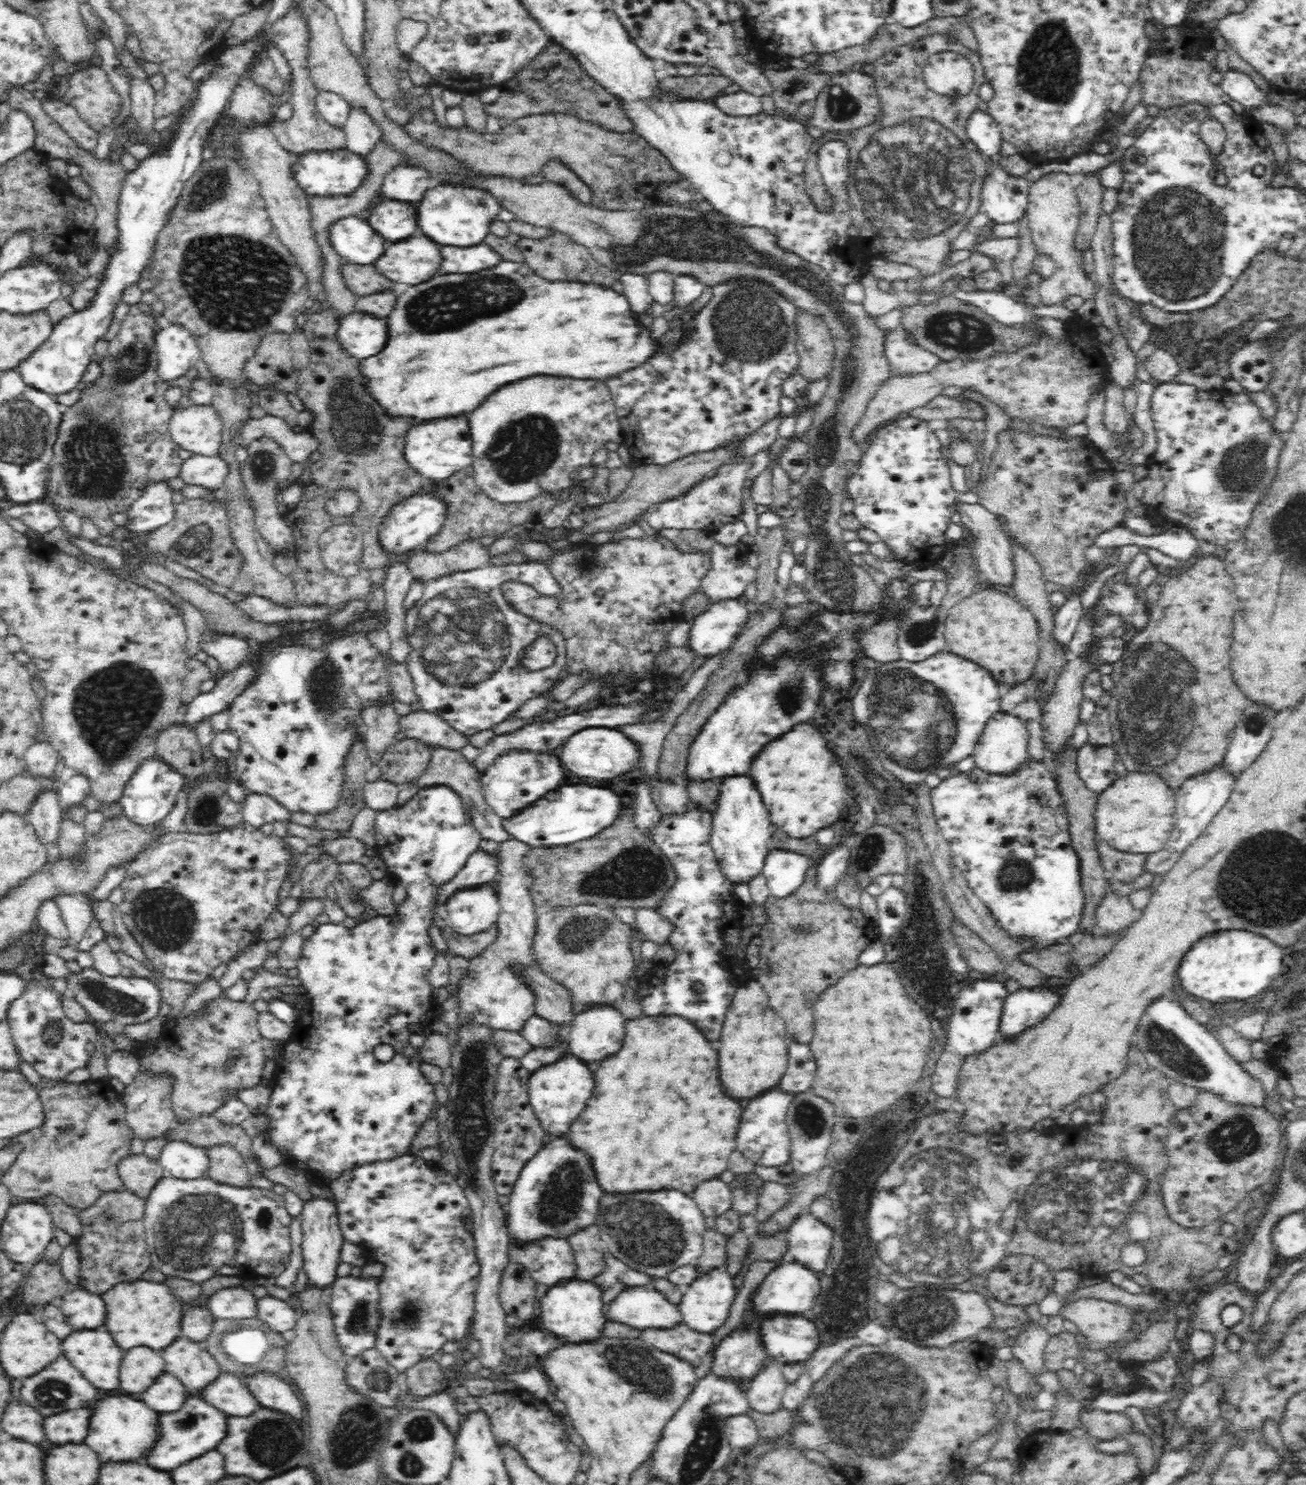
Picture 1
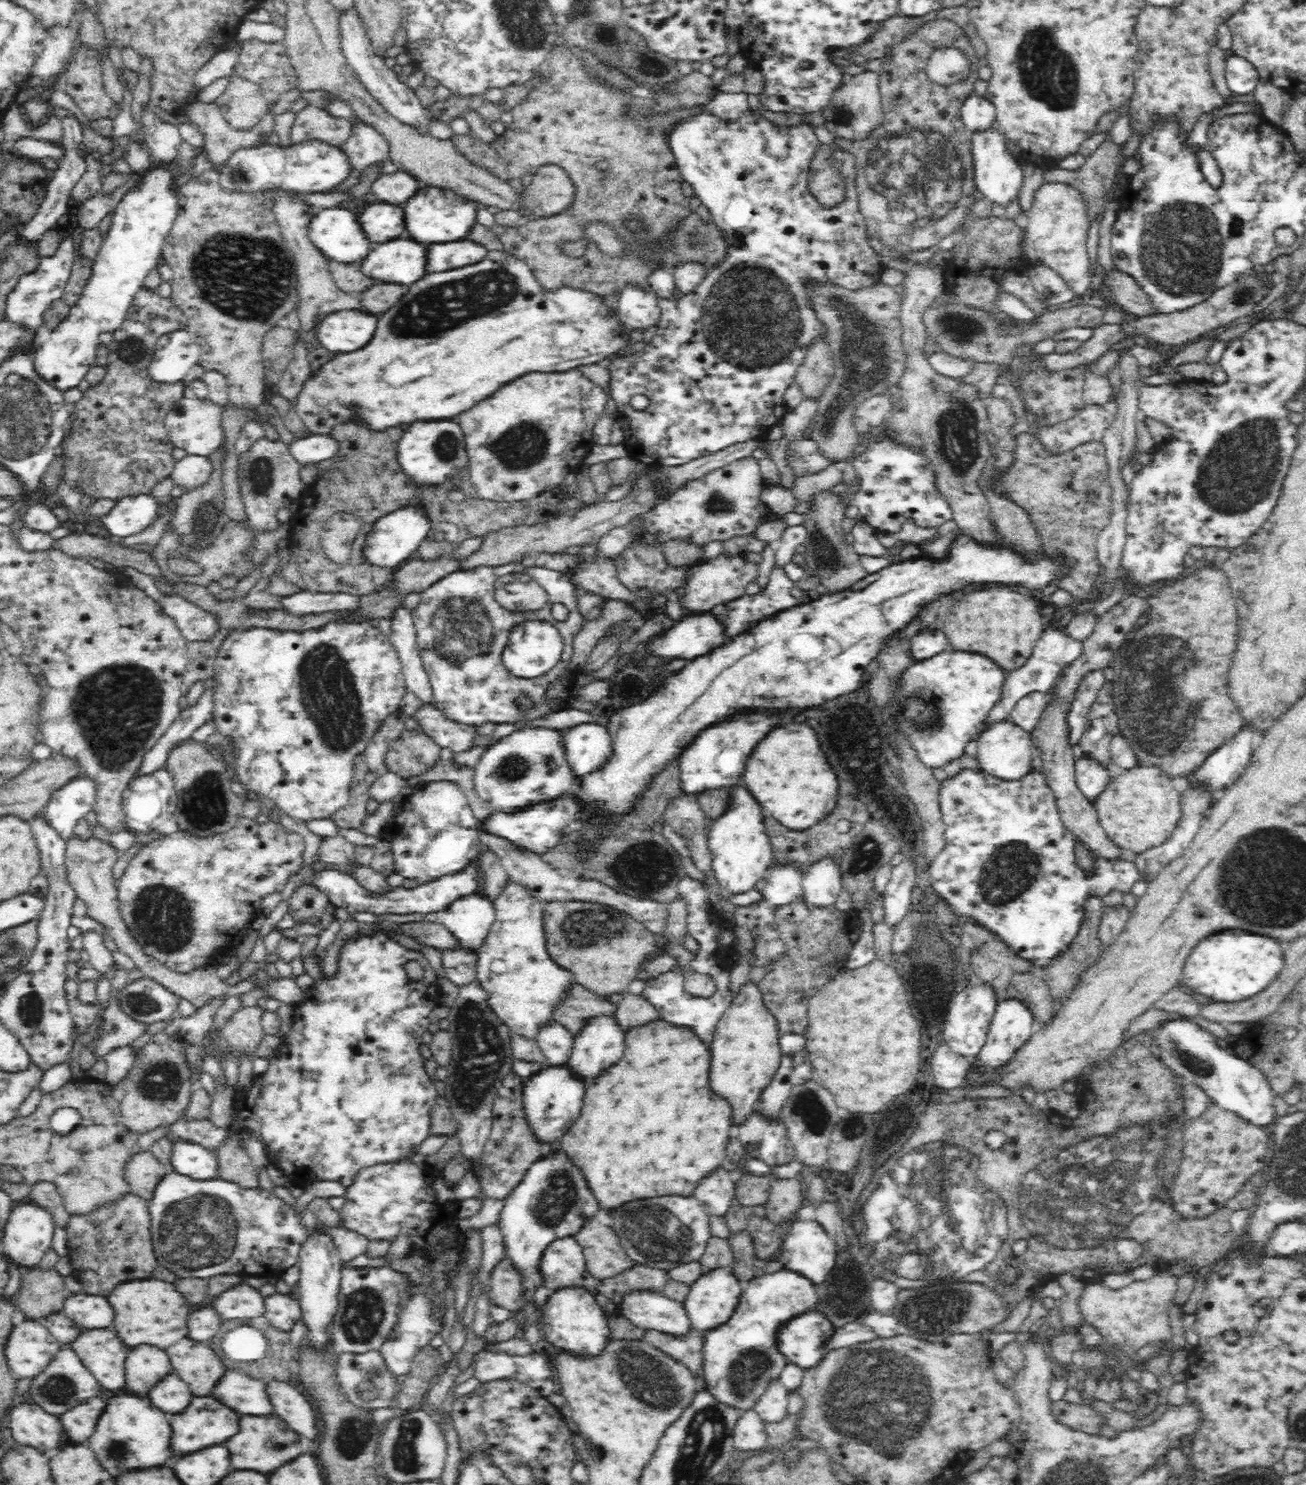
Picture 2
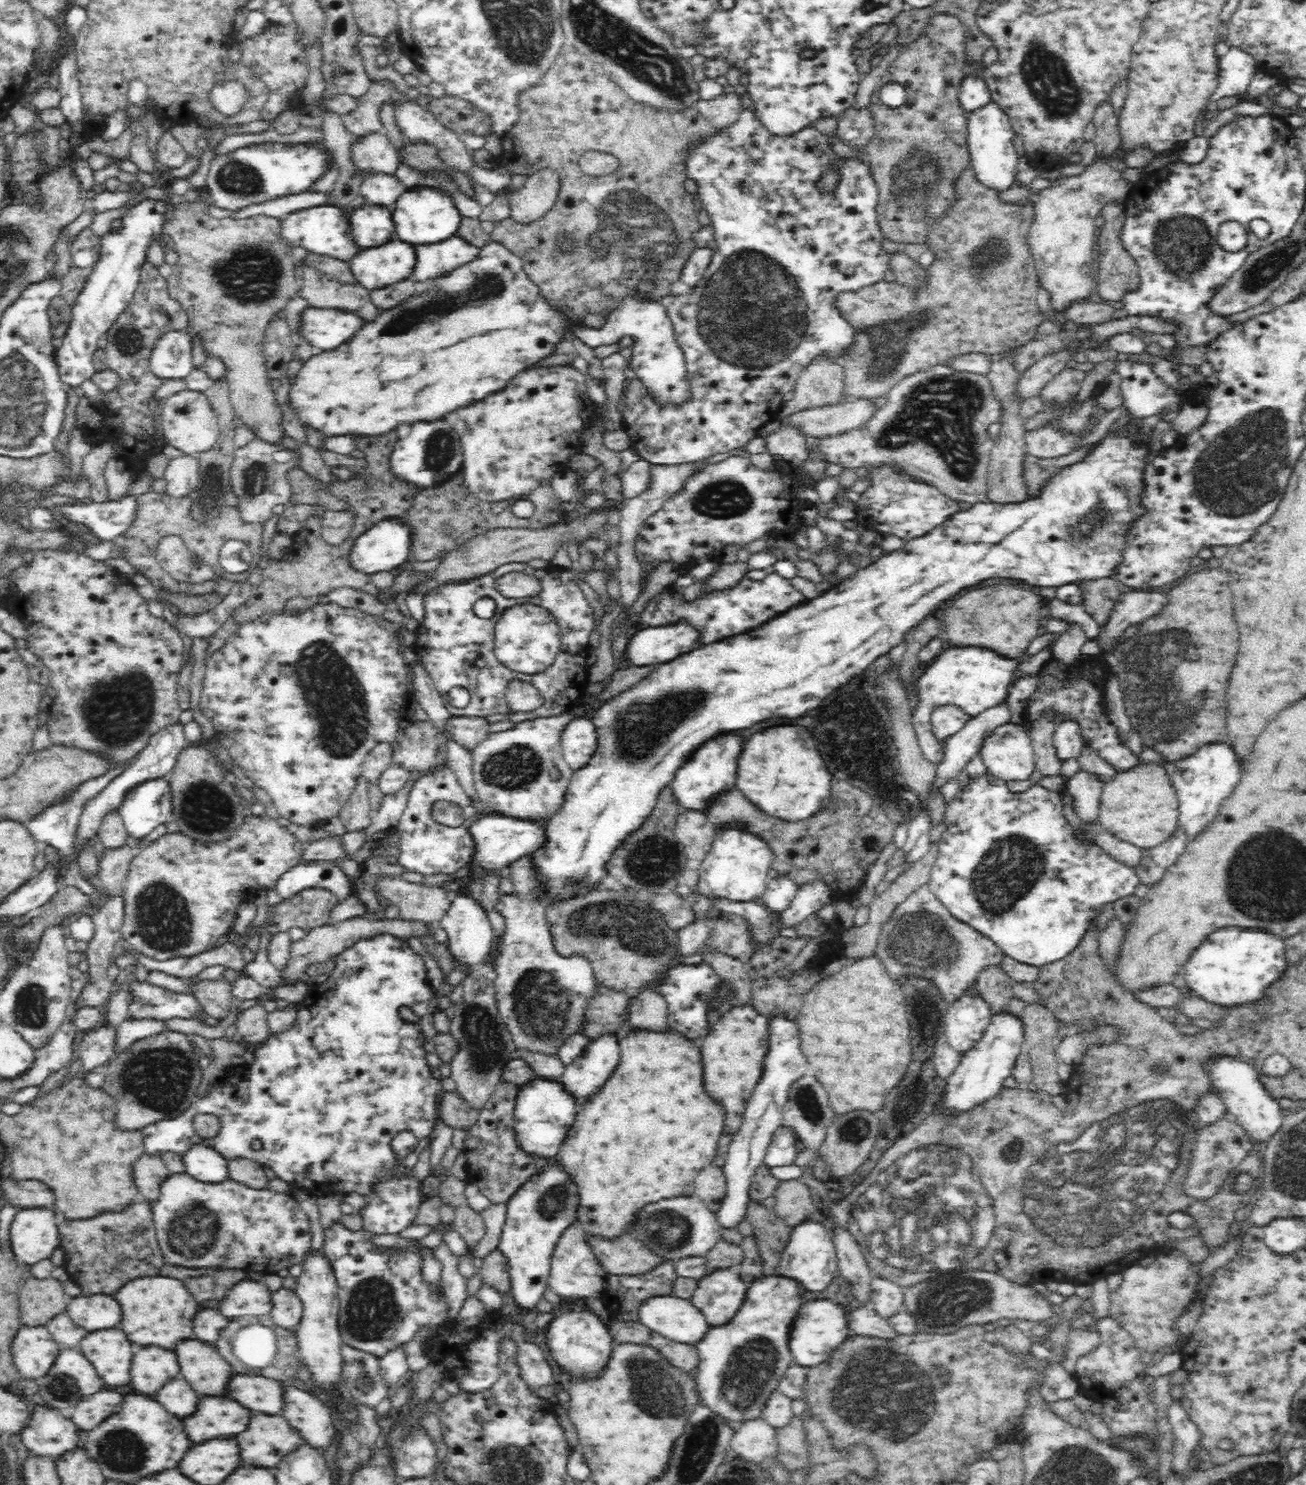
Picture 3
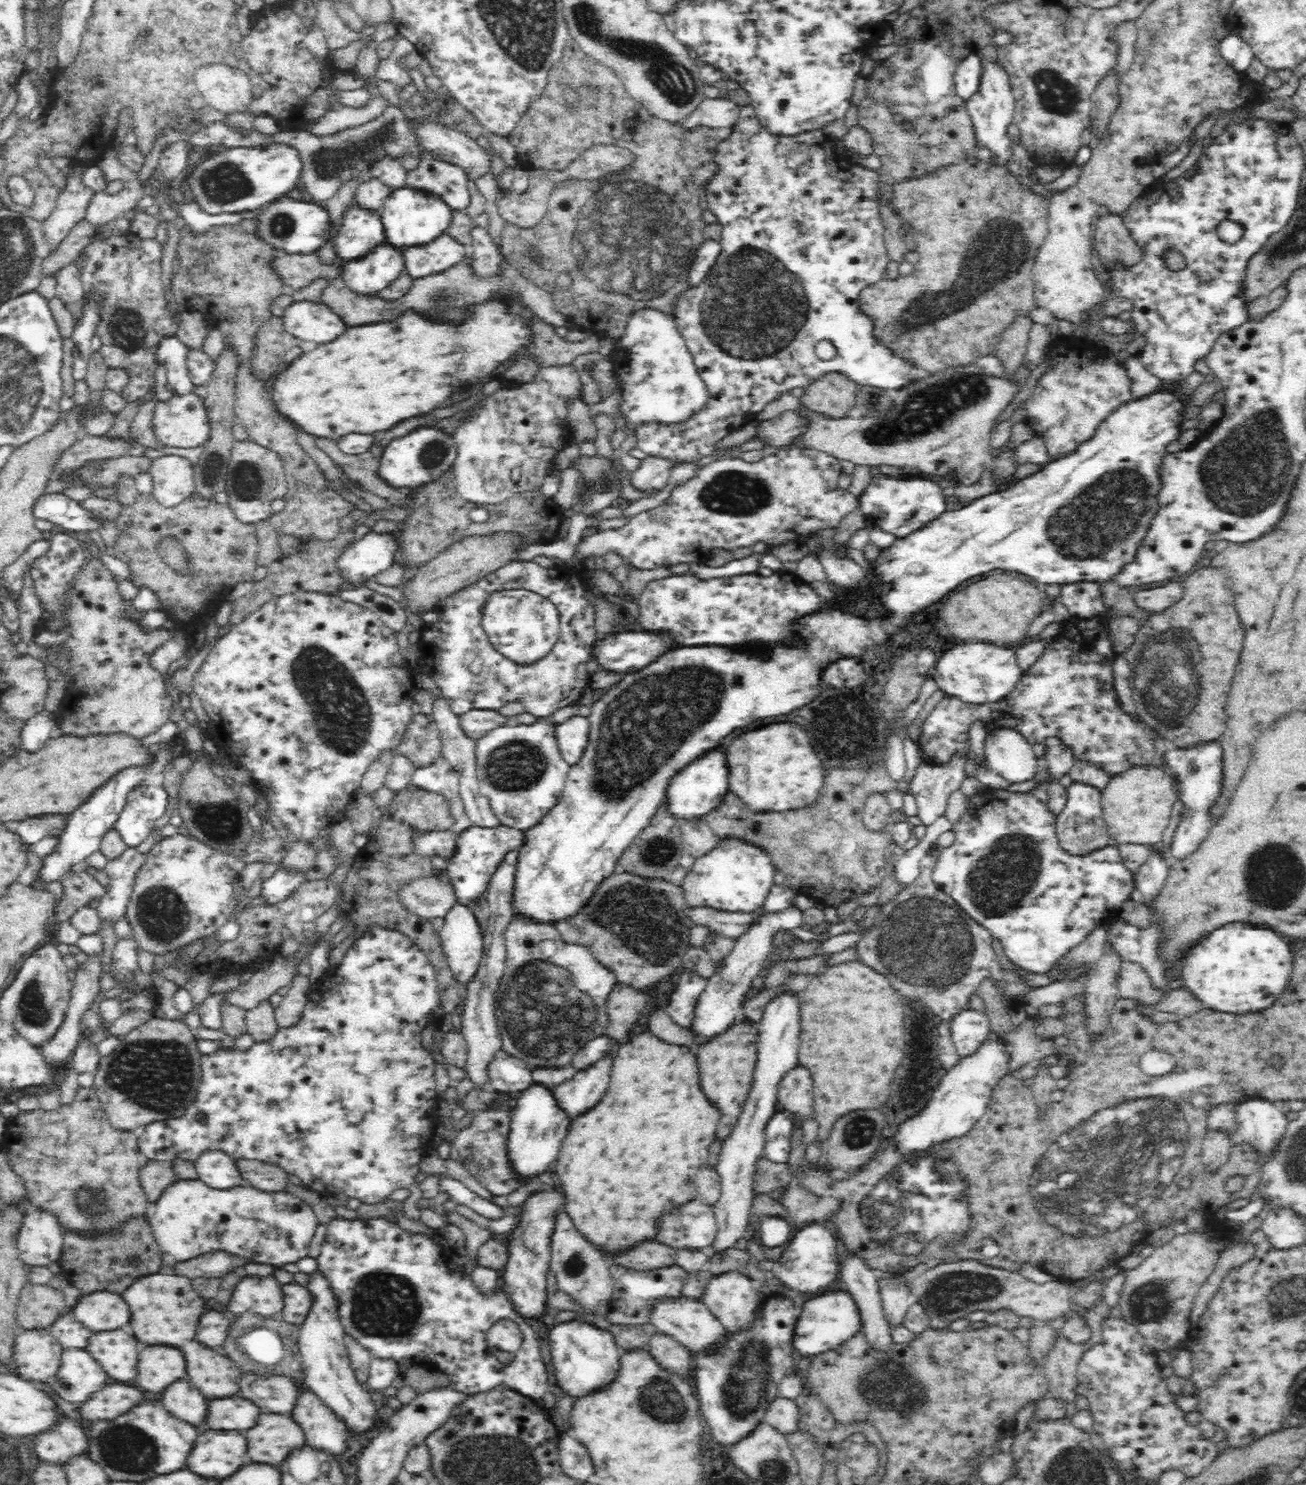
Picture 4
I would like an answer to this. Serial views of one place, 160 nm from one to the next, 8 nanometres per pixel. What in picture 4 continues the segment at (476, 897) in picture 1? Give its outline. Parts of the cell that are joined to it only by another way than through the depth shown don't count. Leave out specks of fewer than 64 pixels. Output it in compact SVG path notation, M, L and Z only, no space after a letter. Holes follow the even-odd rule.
M456 903L443 916L439 940L446 960L457 982L474 980L482 958L483 934L472 914L472 907Z

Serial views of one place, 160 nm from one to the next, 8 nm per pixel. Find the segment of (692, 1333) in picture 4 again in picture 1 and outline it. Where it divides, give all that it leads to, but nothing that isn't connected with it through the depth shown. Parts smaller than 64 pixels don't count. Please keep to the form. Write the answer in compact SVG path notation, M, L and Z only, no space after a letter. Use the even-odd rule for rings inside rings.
M632 1285L624 1289L618 1298L605 1308L608 1320L622 1322L638 1330L674 1330L683 1323L679 1306L674 1306L660 1291L645 1285Z

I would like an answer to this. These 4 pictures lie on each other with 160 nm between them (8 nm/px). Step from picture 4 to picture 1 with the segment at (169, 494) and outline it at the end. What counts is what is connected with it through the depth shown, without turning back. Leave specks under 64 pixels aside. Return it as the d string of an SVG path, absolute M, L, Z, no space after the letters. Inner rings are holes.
M194 455L183 460L177 476L186 484L212 489L221 486L228 472L227 465L220 458Z

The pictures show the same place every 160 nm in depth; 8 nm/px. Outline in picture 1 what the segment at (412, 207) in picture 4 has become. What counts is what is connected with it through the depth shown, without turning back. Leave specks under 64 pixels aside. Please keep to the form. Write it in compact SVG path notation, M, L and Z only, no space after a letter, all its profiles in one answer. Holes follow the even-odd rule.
M438 184L430 187L424 192L424 198L416 204L416 224L418 230L428 236L430 240L446 246L472 246L475 243L482 243L483 236L486 236L488 222L496 219L499 212L499 204L494 197L488 193L470 187L455 187L454 185Z

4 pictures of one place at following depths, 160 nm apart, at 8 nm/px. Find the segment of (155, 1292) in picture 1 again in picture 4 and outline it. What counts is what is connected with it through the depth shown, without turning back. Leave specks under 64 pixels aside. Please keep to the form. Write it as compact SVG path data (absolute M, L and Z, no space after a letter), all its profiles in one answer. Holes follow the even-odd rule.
M150 1274L138 1278L130 1290L122 1294L132 1310L134 1336L144 1344L168 1344L184 1346L192 1340L198 1328L198 1320L204 1315L204 1299L194 1290L192 1280L174 1274Z

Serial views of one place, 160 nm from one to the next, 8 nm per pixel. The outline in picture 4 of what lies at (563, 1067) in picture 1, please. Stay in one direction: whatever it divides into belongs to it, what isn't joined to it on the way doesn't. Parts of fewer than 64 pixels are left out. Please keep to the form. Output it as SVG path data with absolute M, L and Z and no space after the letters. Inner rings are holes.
M539 1084L522 1091L517 1096L515 1107L508 1113L510 1122L506 1134L507 1168L510 1168L514 1182L522 1186L550 1171L550 1166L558 1158L560 1144L568 1134L570 1120L566 1118L566 1114L562 1114L562 1109L558 1109L558 1105L554 1104L552 1093Z

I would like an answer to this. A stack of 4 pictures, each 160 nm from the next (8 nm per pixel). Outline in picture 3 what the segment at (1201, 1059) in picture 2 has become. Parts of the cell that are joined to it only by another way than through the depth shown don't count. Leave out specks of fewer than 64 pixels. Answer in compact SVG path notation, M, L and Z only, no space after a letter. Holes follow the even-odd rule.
M1222 1057L1214 1063L1213 1078L1218 1095L1226 1103L1230 1119L1242 1128L1252 1144L1262 1149L1265 1143L1278 1134L1285 1120L1285 1117L1280 1115L1282 1107L1278 1105L1278 1100L1272 1098L1263 1088L1256 1069L1238 1059Z

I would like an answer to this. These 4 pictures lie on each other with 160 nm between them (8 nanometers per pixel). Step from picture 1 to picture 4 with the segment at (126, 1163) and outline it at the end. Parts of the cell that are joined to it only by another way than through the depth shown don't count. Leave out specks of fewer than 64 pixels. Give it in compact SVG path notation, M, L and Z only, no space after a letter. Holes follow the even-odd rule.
M142 1161L141 1185L151 1202L156 1202L165 1190L174 1185L178 1178L170 1164L158 1161Z

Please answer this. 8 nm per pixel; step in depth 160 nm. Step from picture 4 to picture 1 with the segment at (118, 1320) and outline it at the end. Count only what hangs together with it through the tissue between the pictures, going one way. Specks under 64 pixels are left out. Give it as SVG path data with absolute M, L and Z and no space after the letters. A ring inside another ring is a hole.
M75 1288L57 1304L74 1330L96 1330L106 1322L104 1300L86 1290Z

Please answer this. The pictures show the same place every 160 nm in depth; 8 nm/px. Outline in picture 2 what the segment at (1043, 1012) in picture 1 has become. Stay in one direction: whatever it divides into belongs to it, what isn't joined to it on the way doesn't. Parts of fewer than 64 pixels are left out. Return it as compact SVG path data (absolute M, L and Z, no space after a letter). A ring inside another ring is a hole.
M1011 998L998 1000L992 1022L986 1033L986 1040L978 1050L978 1054L975 1054L976 1060L967 1067L966 1074L962 1078L963 1084L960 1087L966 1087L968 1090L968 1088L982 1088L999 1083L1005 1066L1012 1062L1016 1052L1035 1033L1036 1029L1032 1013L1023 1001Z

